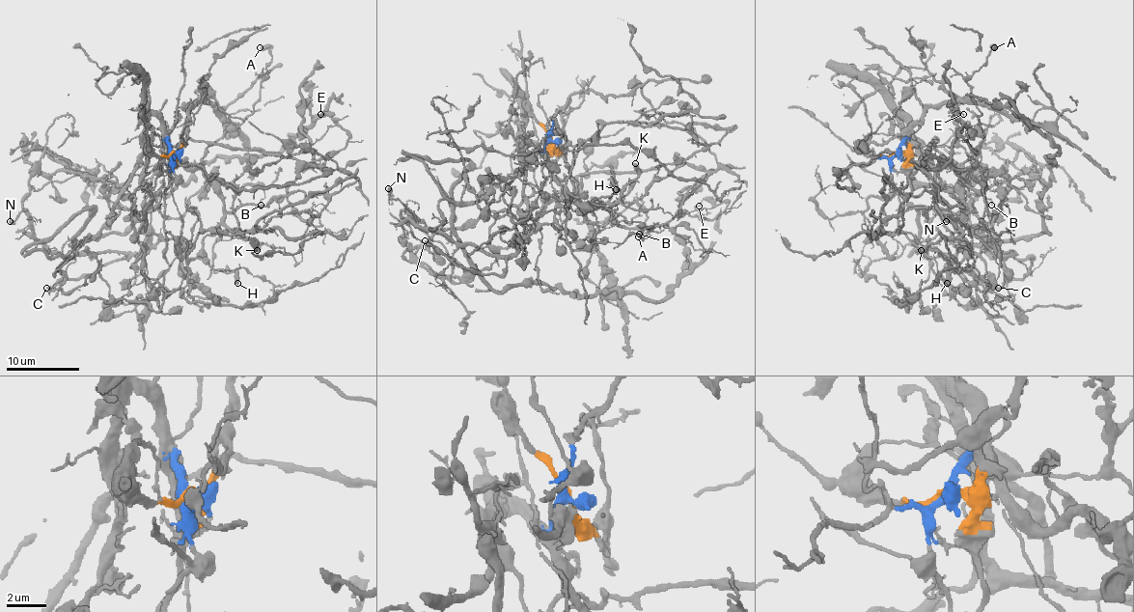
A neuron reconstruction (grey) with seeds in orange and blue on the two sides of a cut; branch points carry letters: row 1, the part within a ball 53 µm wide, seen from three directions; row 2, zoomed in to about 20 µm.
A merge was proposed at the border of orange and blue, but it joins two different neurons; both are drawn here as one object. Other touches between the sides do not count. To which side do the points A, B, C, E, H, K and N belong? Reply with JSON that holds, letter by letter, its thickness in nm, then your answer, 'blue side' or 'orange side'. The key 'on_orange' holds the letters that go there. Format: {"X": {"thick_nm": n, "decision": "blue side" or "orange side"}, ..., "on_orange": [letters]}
{"A": {"thick_nm": 480, "decision": "blue side"}, "B": {"thick_nm": 70, "decision": "blue side"}, "C": {"thick_nm": 260, "decision": "blue side"}, "E": {"thick_nm": 90, "decision": "blue side"}, "H": {"thick_nm": 550, "decision": "blue side"}, "K": {"thick_nm": 480, "decision": "blue side"}, "N": {"thick_nm": 160, "decision": "blue side"}, "on_orange": []}

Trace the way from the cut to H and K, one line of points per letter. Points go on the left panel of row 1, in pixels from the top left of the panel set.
H: (173, 152), (165, 140), (175, 165), (183, 159), (202, 171), (223, 202), (204, 254), (237, 283)
K: (173, 152), (165, 140), (175, 165), (183, 159), (198, 167), (223, 202), (223, 223), (260, 245), (256, 251)

